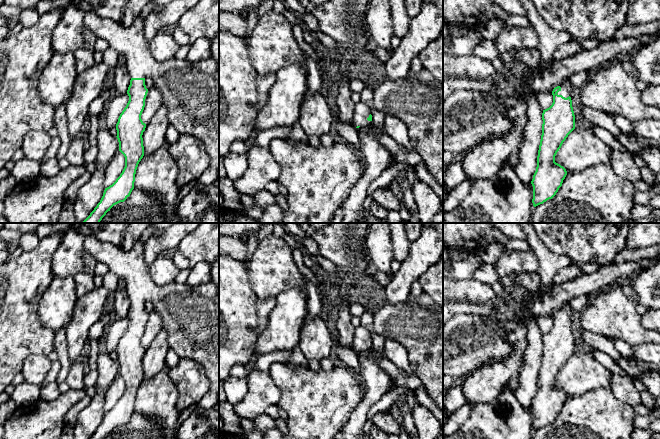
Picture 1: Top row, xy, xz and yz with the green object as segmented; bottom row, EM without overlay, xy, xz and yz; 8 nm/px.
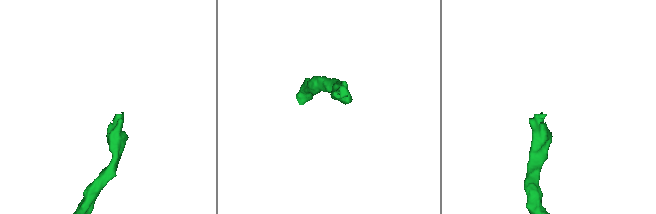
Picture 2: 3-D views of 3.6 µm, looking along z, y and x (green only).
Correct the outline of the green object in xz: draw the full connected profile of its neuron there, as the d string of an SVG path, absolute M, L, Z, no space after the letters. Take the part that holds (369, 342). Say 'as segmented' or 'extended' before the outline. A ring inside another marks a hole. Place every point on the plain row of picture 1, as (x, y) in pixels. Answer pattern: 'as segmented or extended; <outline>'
extended; M425 293L420 296L411 294L403 303L395 305L381 303L378 310L373 313L372 331L363 326L355 327L354 351L370 349L373 333L385 339L392 339L406 349L413 375L421 380L432 403L443 411L443 312L433 303L431 297Z

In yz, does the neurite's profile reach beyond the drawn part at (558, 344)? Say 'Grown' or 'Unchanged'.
Grown

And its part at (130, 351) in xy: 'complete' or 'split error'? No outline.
split error

